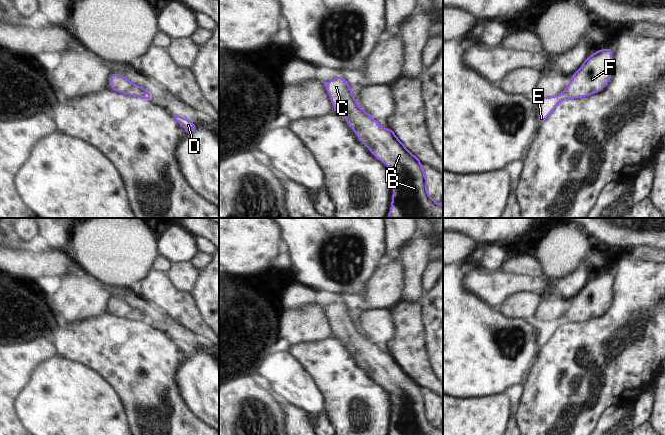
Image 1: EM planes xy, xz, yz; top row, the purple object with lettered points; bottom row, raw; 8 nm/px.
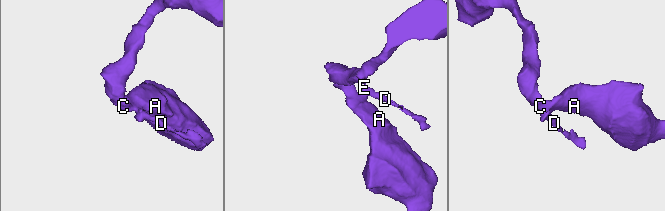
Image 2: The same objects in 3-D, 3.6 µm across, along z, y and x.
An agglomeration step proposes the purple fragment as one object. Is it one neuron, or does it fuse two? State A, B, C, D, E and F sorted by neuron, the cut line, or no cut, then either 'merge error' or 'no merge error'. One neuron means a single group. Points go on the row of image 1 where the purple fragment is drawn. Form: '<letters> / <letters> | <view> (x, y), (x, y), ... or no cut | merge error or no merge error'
A B C F / D E | yz (564, 91), (569, 97) | merge error

